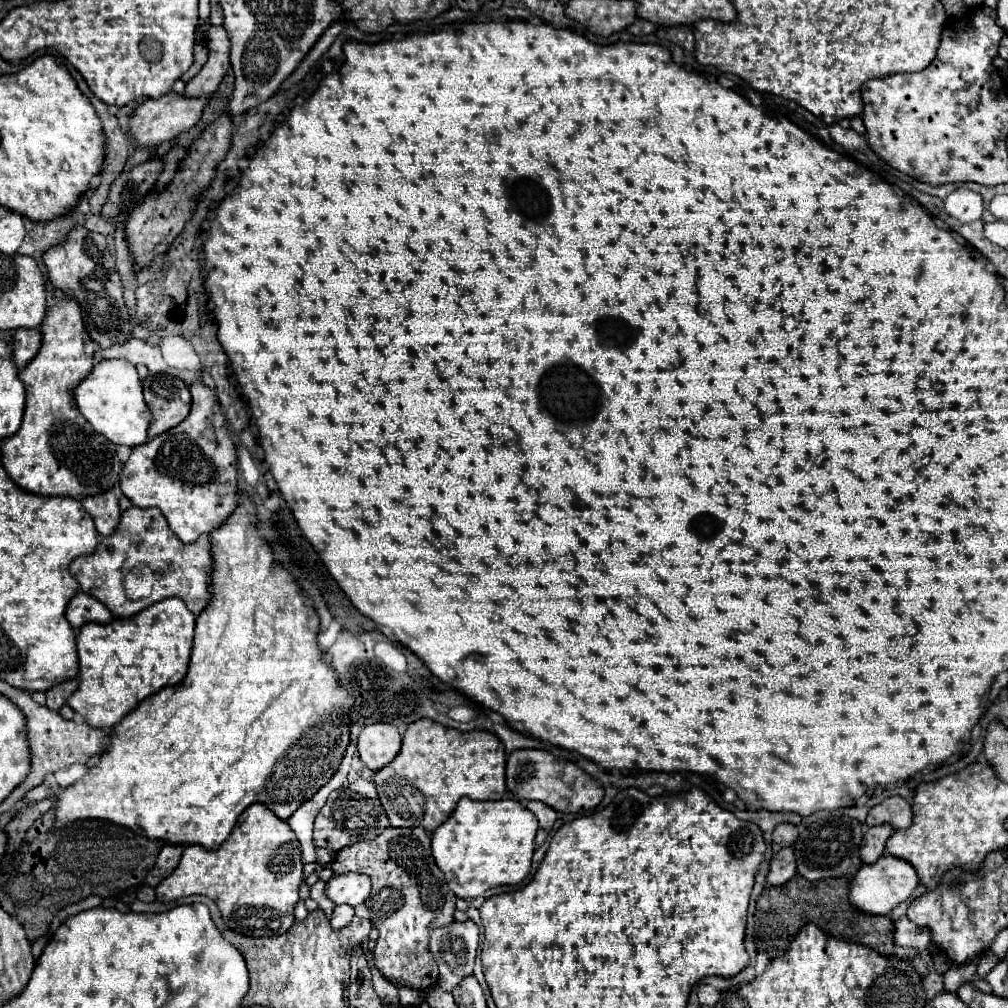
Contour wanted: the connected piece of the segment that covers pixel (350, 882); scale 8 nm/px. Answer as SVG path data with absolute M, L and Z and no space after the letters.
M355 872L333 876L325 886L325 894L333 904L349 904L349 906L363 904L369 896L369 890L371 880Z

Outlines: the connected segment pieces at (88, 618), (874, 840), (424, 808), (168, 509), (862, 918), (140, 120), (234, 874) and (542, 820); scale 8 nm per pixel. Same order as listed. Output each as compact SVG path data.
M79 592L67 606L67 620L75 630L79 630L87 622L97 622L97 624L107 624L113 620L113 614L93 596Z
M873 826L873 828L867 828L865 830L865 836L863 836L863 842L861 842L861 850L859 850L859 856L861 856L861 862L863 864L873 864L879 856L883 856L883 850L885 850L885 842L887 838L893 834L891 826Z
M429 718L413 722L405 736L403 746L397 758L387 764L383 770L377 770L373 776L373 782L377 786L379 800L387 812L387 818L391 820L391 826L395 828L415 828L421 826L429 834L441 826L451 812L455 810L457 802L467 796L471 800L501 800L507 792L505 786L505 748L503 742L485 730L473 730L473 732L459 732L455 728L447 728L443 724L431 722Z
M197 380L189 386L189 390L193 396L189 416L173 430L167 430L165 434L151 438L147 444L133 448L121 474L121 490L133 502L133 506L159 508L167 518L169 528L185 544L195 542L201 534L209 534L211 530L219 528L237 506L237 450L229 436L227 420L217 400L217 392L209 380Z
M801 876L791 878L791 882L785 882L783 886L765 886L755 902L755 916L753 922L747 912L747 930L745 930L745 948L751 956L751 966L755 964L755 956L759 952L765 952L771 960L785 954L801 926L815 924L821 930L825 930L829 936L845 940L845 942L857 942L861 946L867 946L875 950L881 956L893 956L893 922L889 916L867 916L857 912L849 904L849 884L845 878L837 878L827 884L827 880L819 882L807 882Z
M169 92L155 100L145 100L141 106L137 106L137 110L131 116L131 132L137 138L139 146L149 146L149 144L159 146L161 142L175 138L179 132L185 132L191 126L195 126L207 102L209 98L185 98L183 94L175 92Z
M253 804L239 816L233 832L219 850L209 852L199 846L187 846L179 866L155 892L159 902L173 902L191 894L207 896L221 910L227 928L243 936L263 938L291 930L301 882L303 864L295 832L287 822L277 820L263 804Z
M527 802L525 806L527 806L527 808L537 816L537 820L539 820L539 832L537 832L535 842L537 842L537 846L541 846L541 844L545 842L545 838L549 836L555 820L557 820L557 812L551 810L551 806L547 806L547 804L543 804L543 802Z

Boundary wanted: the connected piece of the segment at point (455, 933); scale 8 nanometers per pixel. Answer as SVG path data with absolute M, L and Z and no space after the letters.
M473 920L451 922L449 926L431 930L431 936L429 936L429 952L431 952L433 960L439 966L439 986L443 990L451 992L465 976L471 976L473 974L477 946L479 946L479 928L477 928L477 924Z

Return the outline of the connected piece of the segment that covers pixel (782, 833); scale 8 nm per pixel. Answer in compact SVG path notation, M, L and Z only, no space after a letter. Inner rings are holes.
M779 824L773 830L773 852L779 852L781 848L791 846L797 836L799 836L799 832L793 824Z

